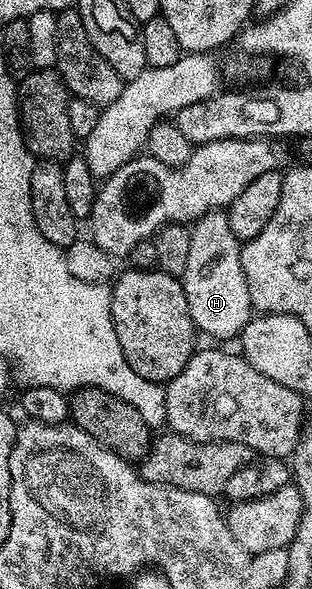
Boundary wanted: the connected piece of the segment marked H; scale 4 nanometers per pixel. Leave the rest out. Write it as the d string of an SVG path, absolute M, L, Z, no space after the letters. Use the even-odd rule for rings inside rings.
M224 209L208 210L192 223L189 235L191 253L187 256L187 268L179 277L194 327L209 338L236 339L255 314L243 276L242 239L231 232L229 215Z

